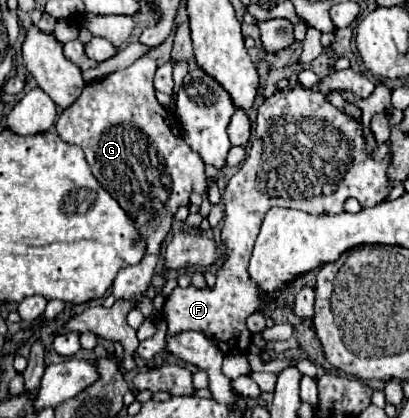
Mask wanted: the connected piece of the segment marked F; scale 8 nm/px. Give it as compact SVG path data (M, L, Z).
M303 85L275 91L259 107L255 135L261 143L261 155L251 157L249 153L223 193L225 217L221 243L225 263L215 273L215 287L175 287L161 311L169 335L199 331L209 337L223 355L247 355L251 333L245 319L263 311L267 297L277 299L283 295L283 289L277 289L277 293L261 293L247 273L253 243L271 207L283 205L309 215L337 215L343 213L343 203L349 197L357 197L361 207L373 207L391 191L387 185L387 167L391 161L389 143L377 145L375 139L365 143L361 123L329 105L323 93L309 91Z

